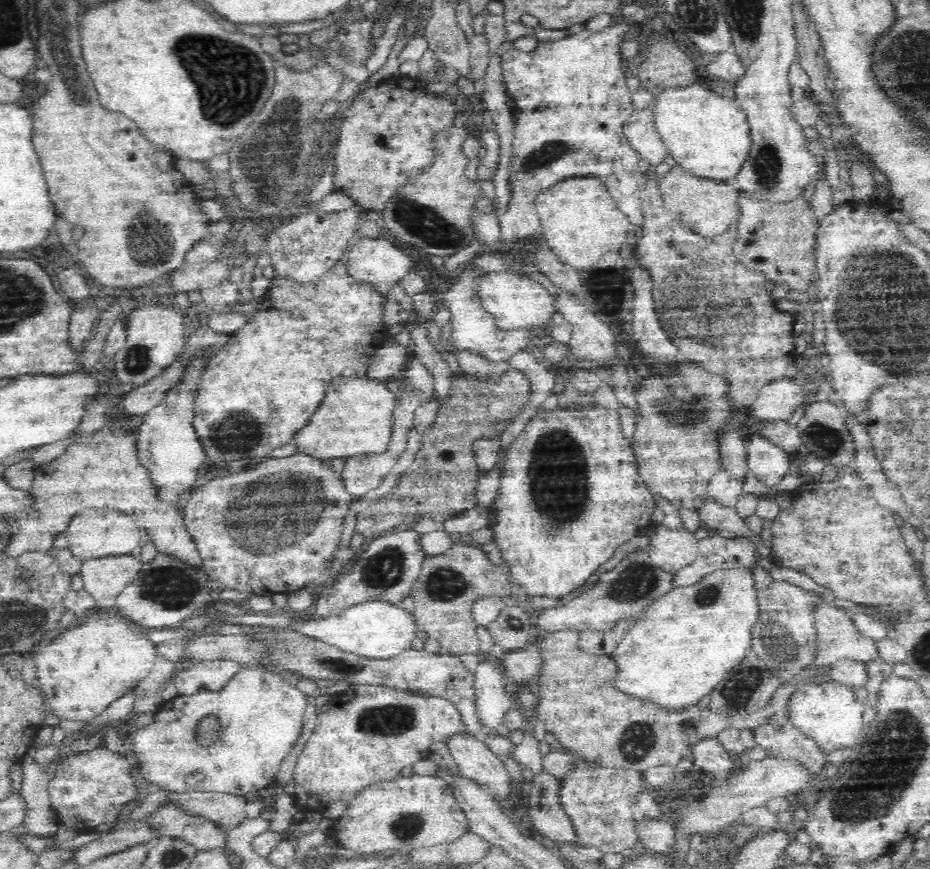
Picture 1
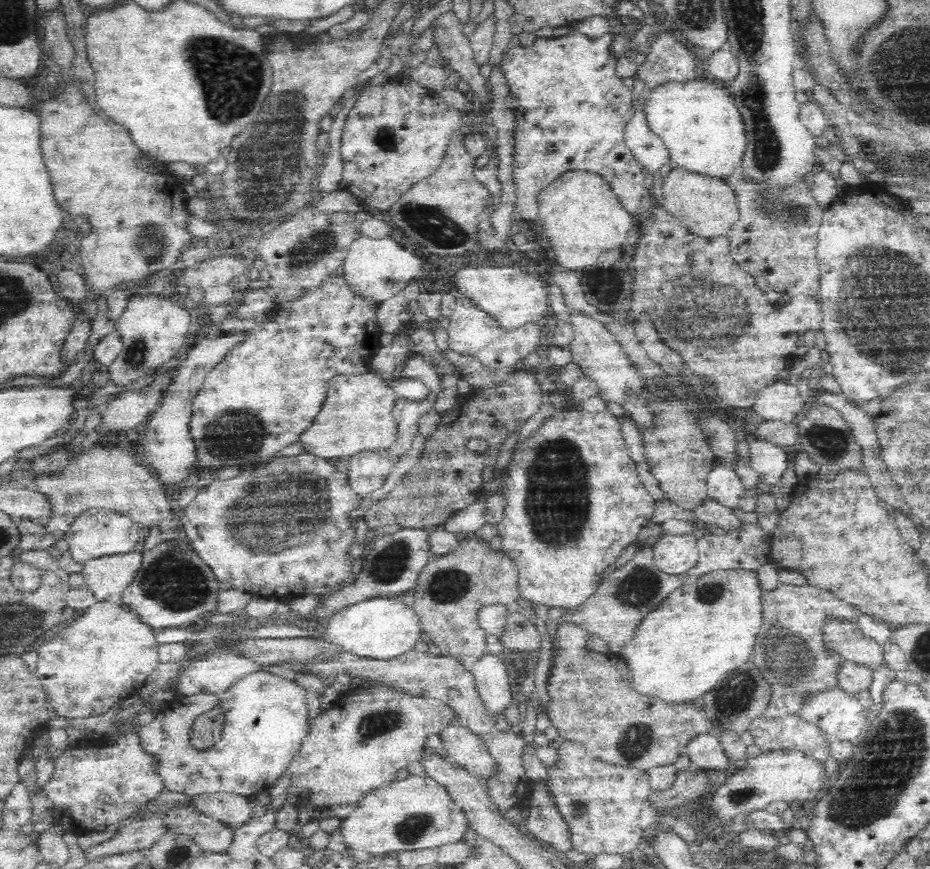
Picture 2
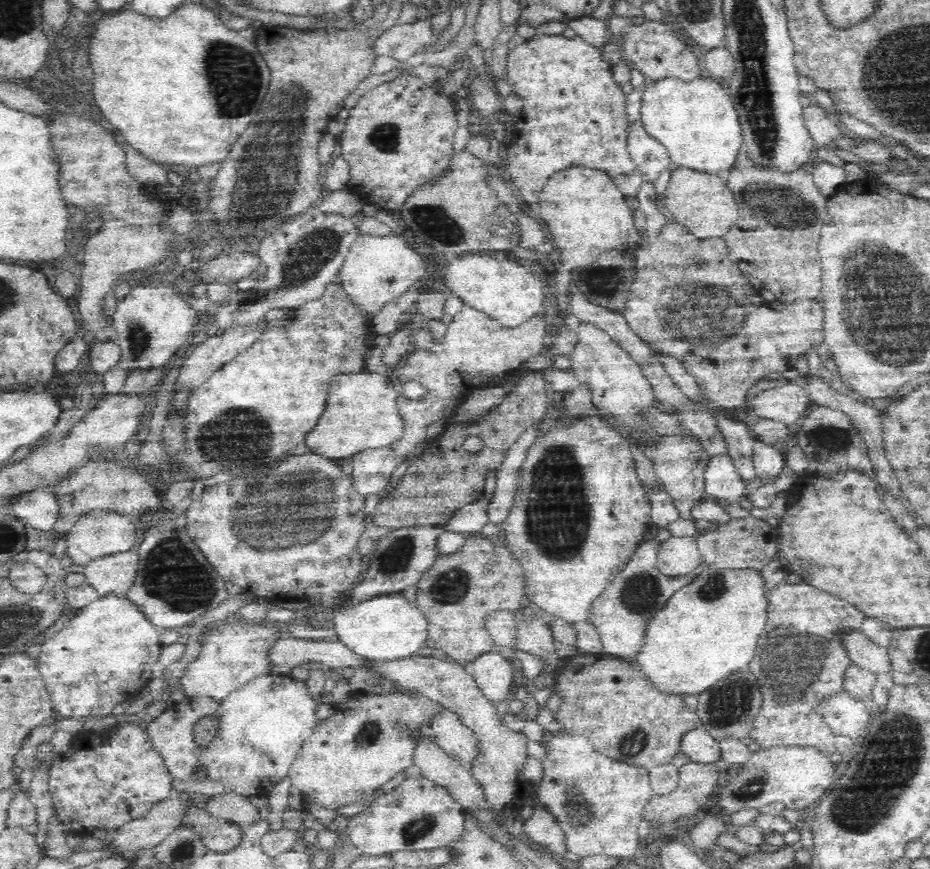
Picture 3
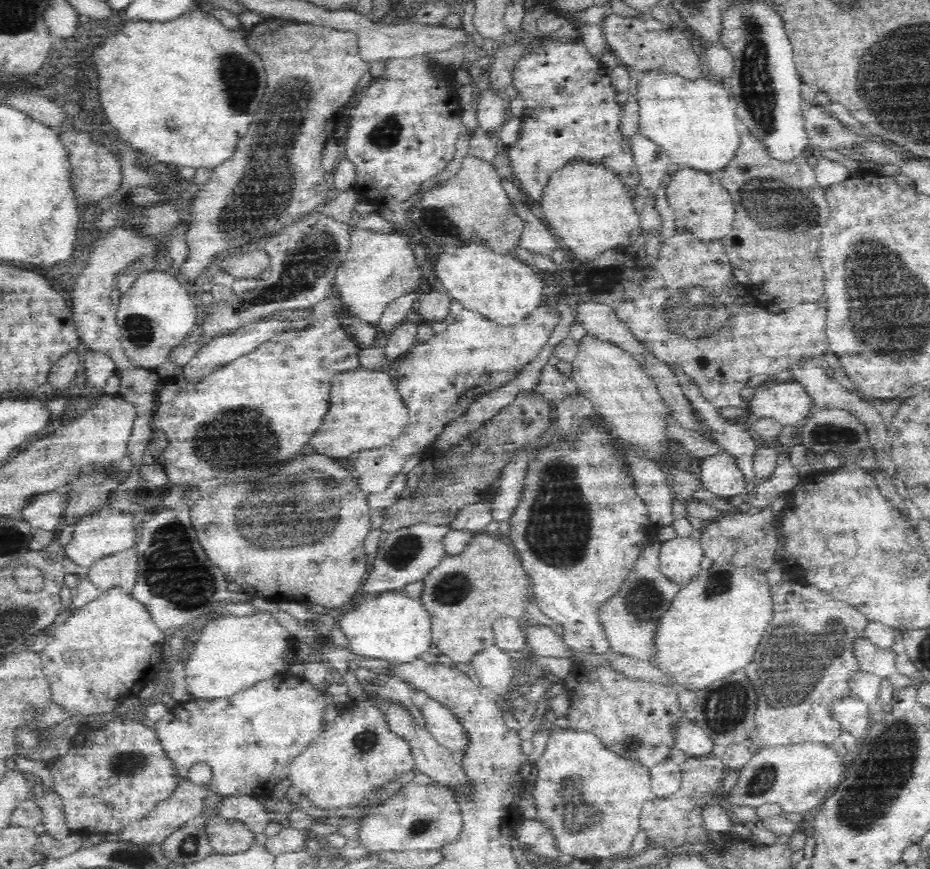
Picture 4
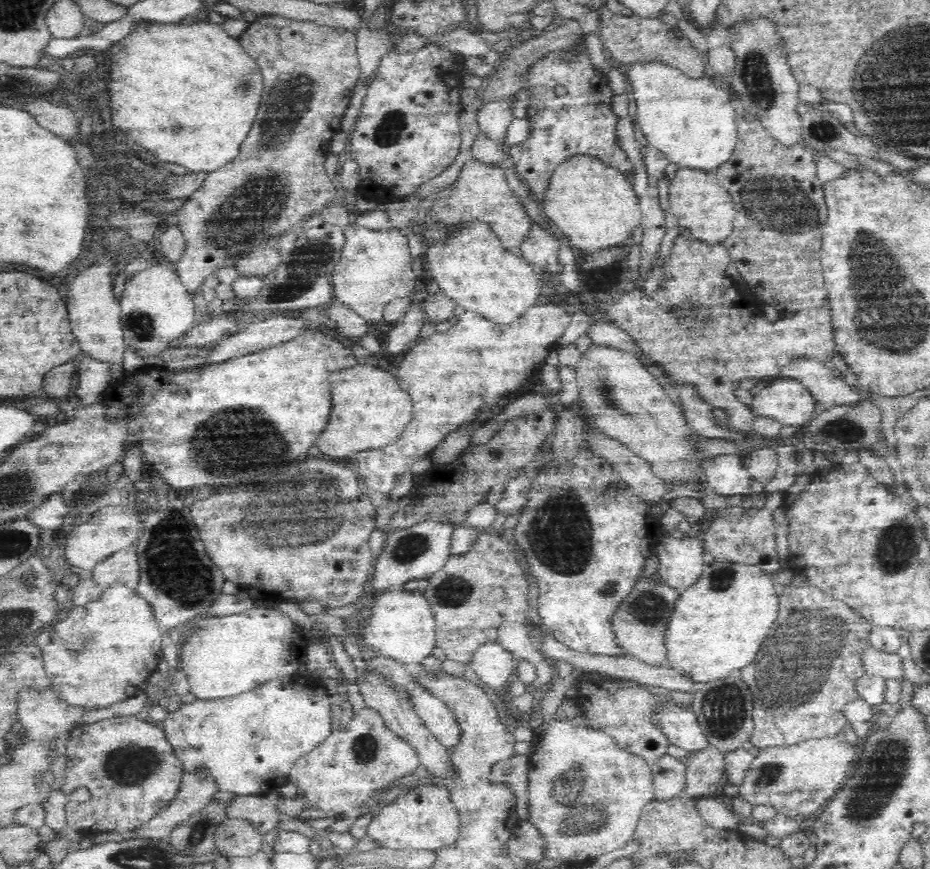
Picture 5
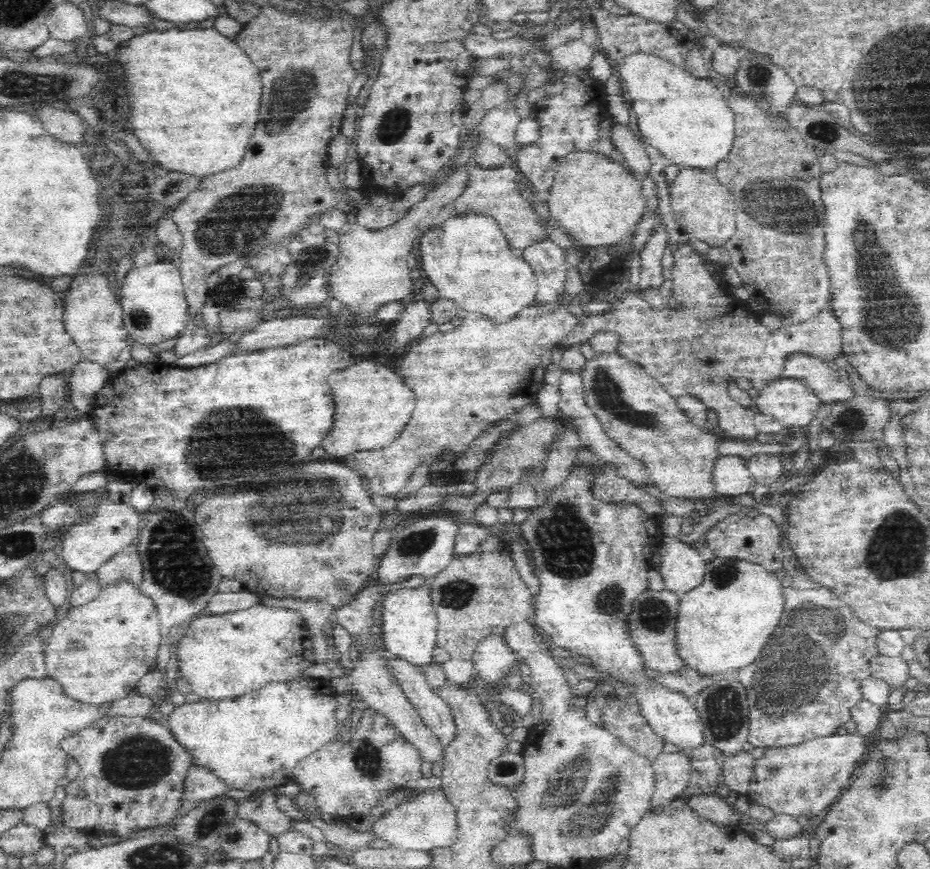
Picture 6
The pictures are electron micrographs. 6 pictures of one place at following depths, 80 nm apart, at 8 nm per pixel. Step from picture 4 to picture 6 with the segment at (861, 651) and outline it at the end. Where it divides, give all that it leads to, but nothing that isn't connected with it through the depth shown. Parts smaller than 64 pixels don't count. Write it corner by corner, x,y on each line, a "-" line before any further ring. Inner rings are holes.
878,653
868,661
872,677
884,680
890,687
904,690
910,678
907,662
901,656
884,656

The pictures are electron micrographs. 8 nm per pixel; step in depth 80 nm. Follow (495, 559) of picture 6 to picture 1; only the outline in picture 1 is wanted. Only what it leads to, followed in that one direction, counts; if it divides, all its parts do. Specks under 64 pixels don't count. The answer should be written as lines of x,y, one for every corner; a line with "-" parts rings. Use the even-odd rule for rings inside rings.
468,539
454,541
446,552
426,556
423,560
420,576
411,591
415,623
418,629
436,639
440,647
457,655
468,671
474,674
481,661
482,651
479,648
472,603
482,595
498,595
508,601
514,600
512,590
505,564
494,564
481,546

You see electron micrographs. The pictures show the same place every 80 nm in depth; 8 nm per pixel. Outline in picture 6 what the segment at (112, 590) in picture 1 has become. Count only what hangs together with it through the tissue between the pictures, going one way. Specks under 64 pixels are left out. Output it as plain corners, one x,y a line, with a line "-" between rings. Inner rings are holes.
136,543
124,547
98,567
99,585
107,587
114,581
126,580
132,586
139,587
143,579
143,566
140,562

